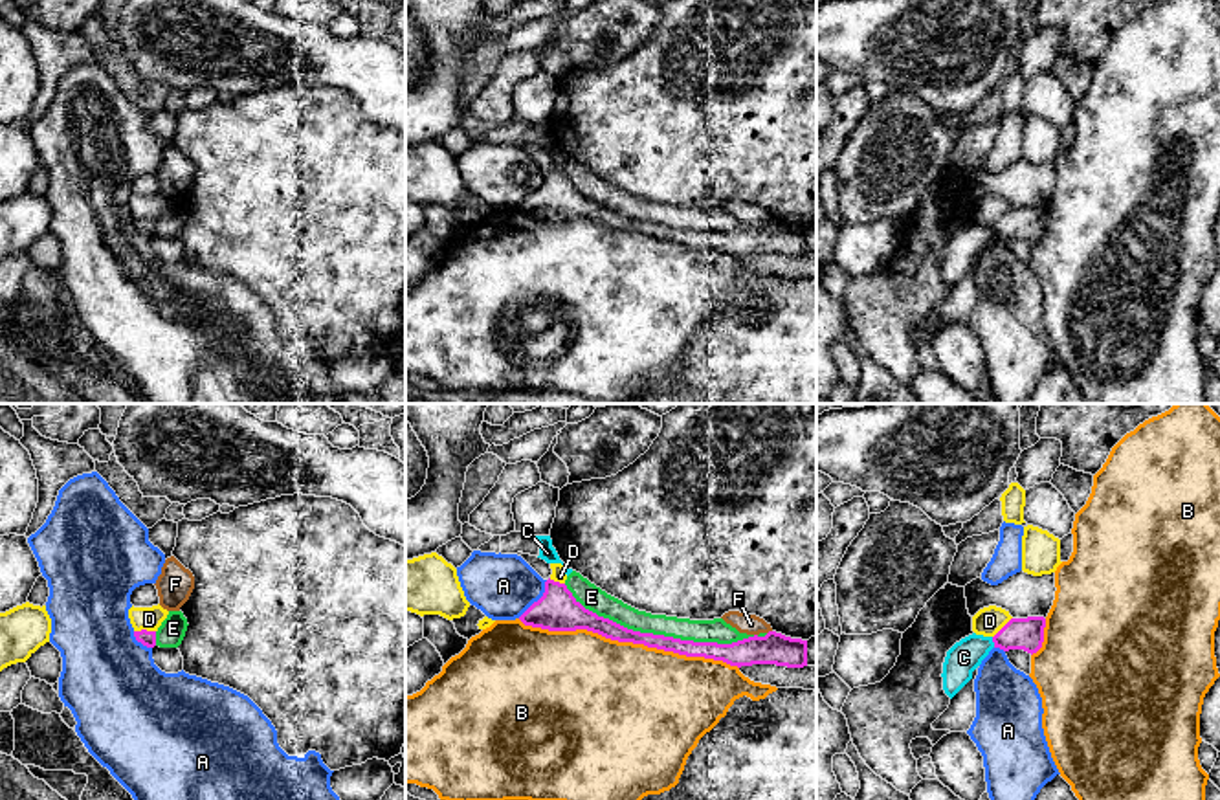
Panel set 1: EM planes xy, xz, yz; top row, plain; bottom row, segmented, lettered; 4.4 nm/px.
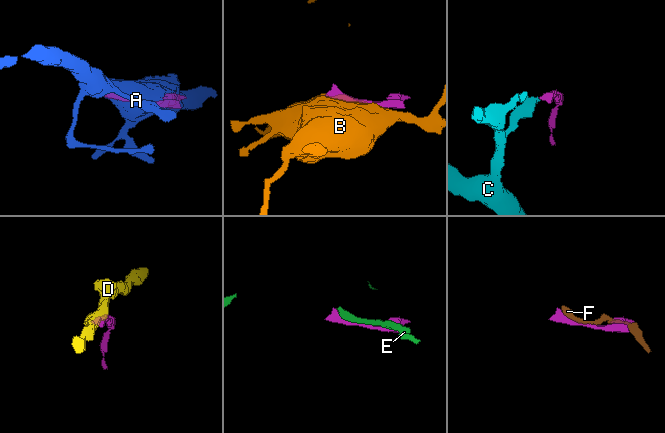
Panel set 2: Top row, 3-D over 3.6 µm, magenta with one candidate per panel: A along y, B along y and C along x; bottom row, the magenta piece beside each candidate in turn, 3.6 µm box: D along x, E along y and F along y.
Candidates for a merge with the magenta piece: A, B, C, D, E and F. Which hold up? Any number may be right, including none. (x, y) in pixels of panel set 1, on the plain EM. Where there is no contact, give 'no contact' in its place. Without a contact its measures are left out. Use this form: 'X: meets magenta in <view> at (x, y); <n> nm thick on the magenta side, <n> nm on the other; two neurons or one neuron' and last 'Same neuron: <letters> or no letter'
A: meets magenta in xz at (538, 189); 180 nm thick on the magenta side, 280 nm on the other; two neurons
B: meets magenta in xz at (628, 230); 110 nm thick on the magenta side, 480 nm on the other; two neurons
C: meets magenta in yz at (993, 230); 140 nm thick on the magenta side, 150 nm on the other; two neurons
D: meets magenta in xy at (144, 219); 70 nm thick on the magenta side, 100 nm on the other; two neurons
E: meets magenta in xz at (663, 224); 80 nm thick on the magenta side, 100 nm on the other; two neurons
F: meets magenta in xz at (769, 221); 140 nm thick on the magenta side, 90 nm on the other; two neurons
Same neuron: no letter

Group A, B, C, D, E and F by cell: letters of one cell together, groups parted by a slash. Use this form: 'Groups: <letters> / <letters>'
Groups: A / B / C E / D / F

